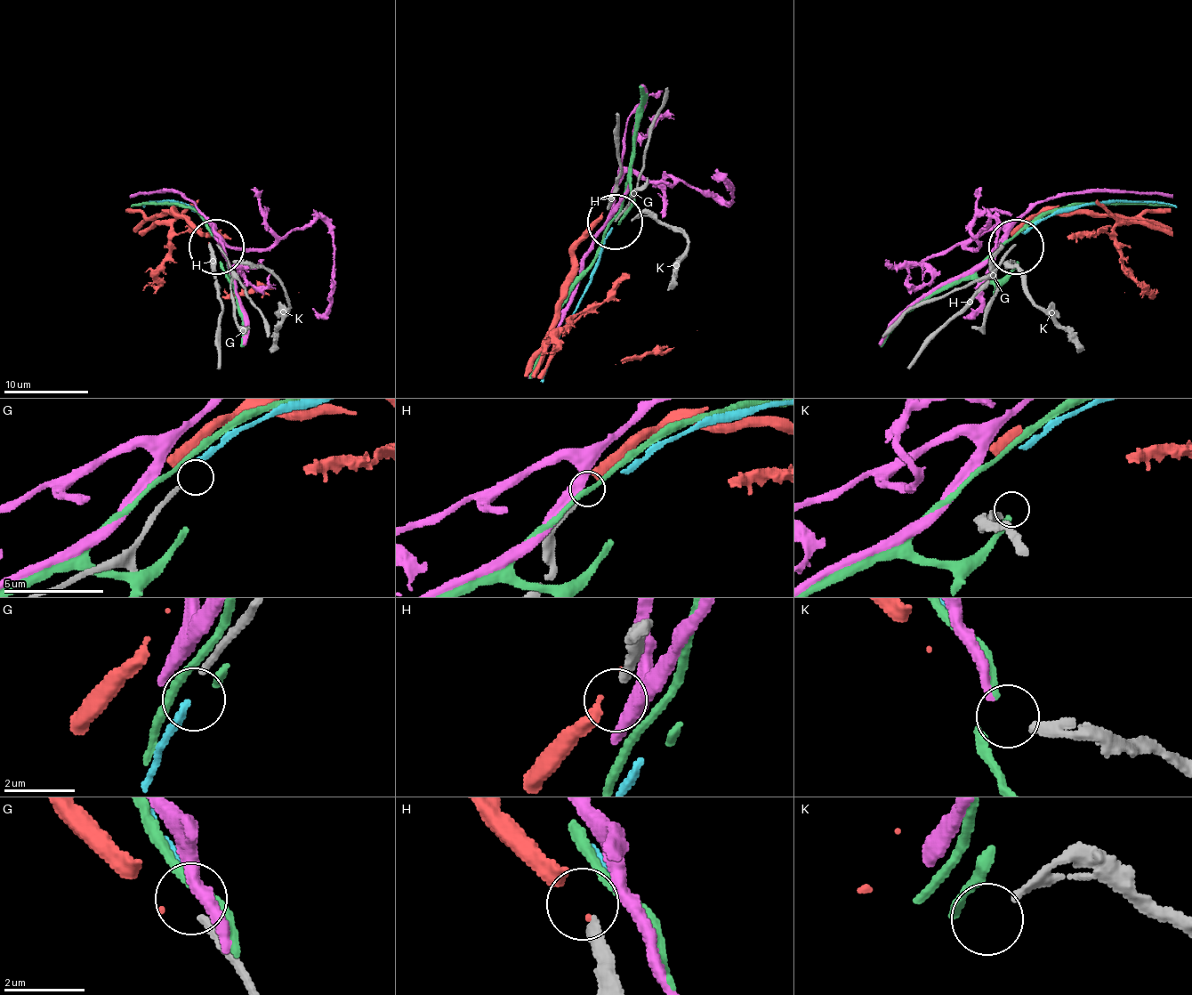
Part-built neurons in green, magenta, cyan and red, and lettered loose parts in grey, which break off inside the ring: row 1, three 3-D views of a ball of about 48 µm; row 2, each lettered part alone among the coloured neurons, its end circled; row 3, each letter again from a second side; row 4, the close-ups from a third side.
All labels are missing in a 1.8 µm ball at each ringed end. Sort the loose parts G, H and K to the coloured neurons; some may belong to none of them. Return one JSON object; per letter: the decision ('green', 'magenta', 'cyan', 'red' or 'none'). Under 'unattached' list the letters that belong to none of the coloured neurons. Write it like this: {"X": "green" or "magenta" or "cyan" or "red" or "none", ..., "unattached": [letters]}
{"G": "none", "H": "red", "K": "green", "unattached": ["G"]}

